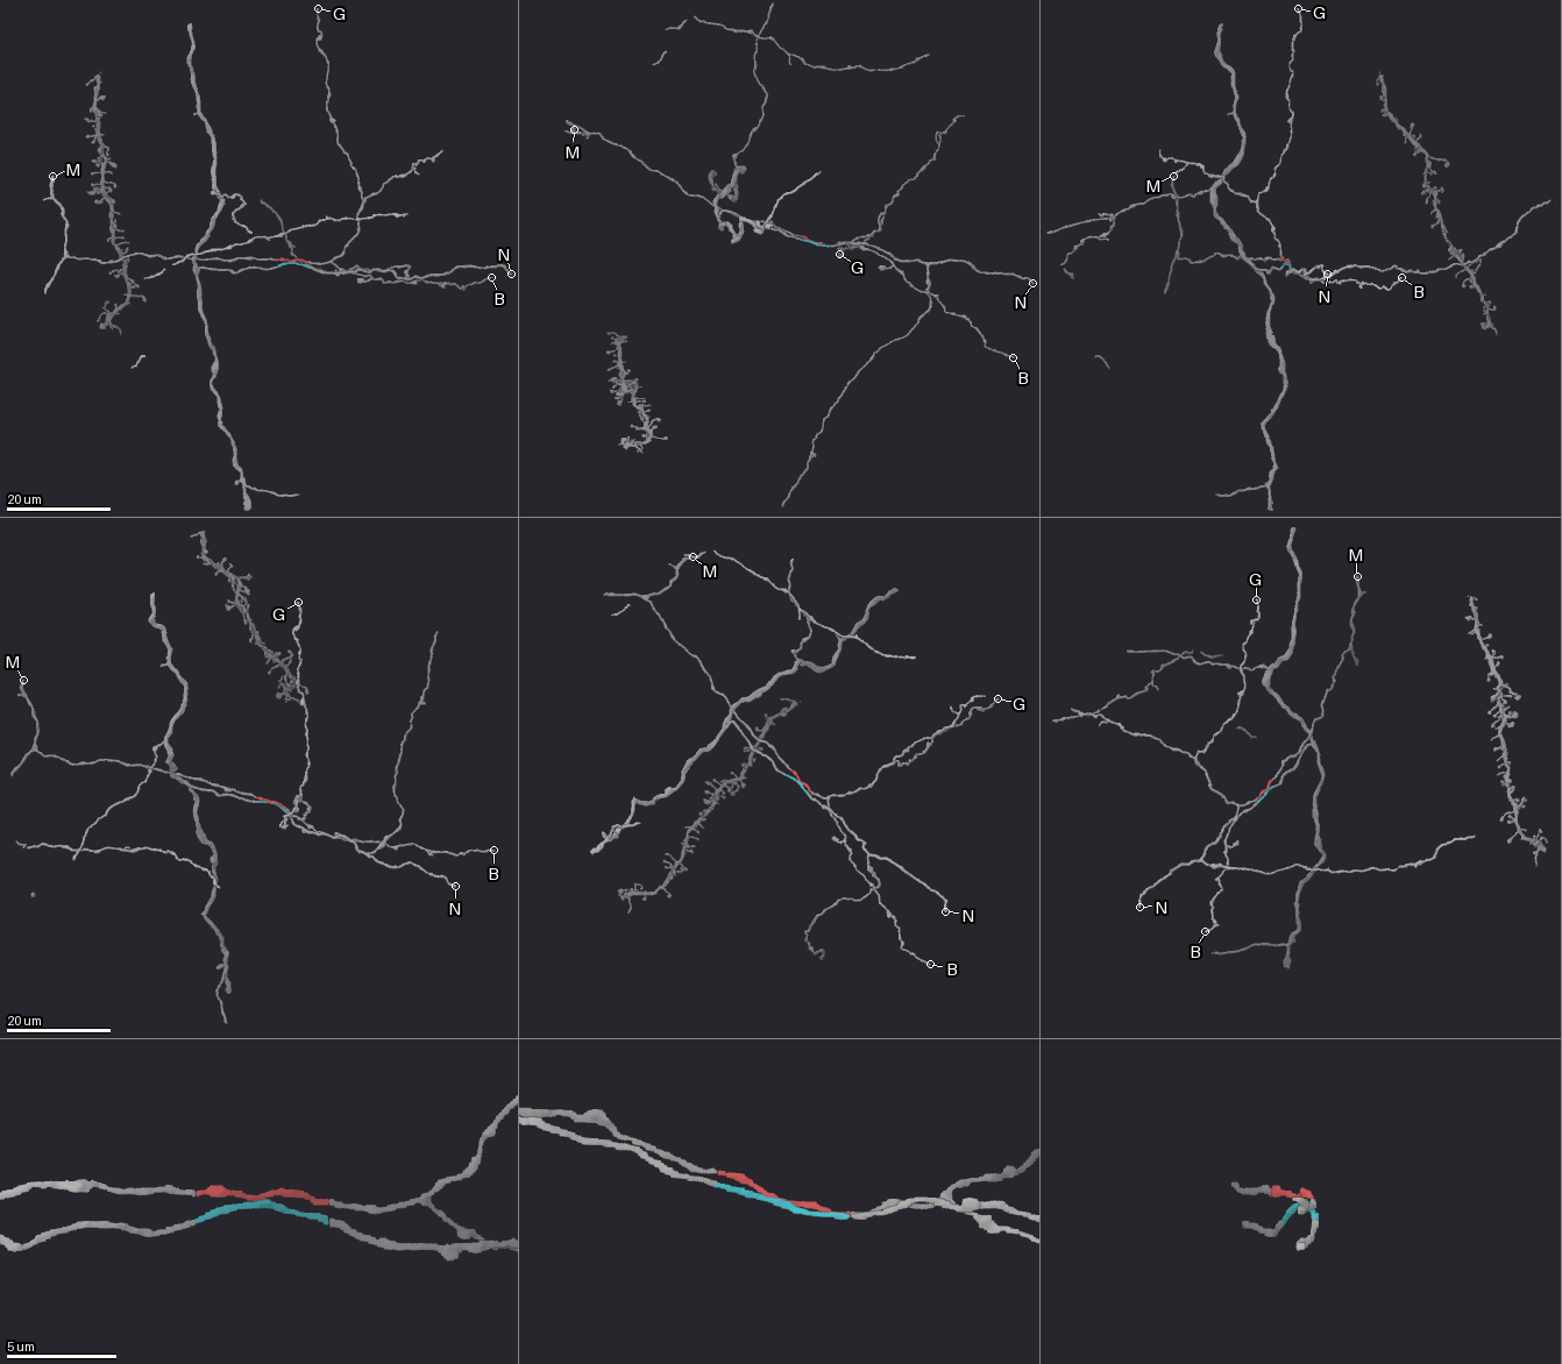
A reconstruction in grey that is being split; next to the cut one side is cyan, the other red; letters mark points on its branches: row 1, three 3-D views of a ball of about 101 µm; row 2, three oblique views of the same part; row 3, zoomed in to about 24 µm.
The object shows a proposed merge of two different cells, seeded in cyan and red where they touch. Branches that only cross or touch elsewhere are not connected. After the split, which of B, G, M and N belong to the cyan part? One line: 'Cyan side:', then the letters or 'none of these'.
Cyan side: N

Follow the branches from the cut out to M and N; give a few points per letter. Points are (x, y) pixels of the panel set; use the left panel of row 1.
M: (292, 261), (165, 258), (139, 253), (104, 262), (70, 257), (65, 250), (63, 207), (52, 194), (52, 176)
N: (292, 262), (325, 272), (391, 270), (403, 278), (442, 275), (459, 267), (504, 267), (512, 274)

